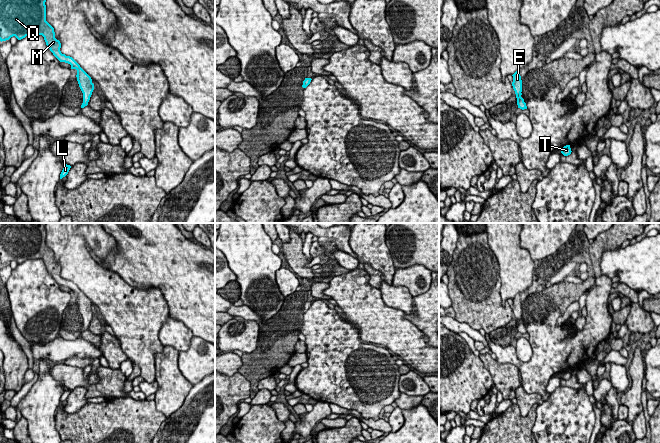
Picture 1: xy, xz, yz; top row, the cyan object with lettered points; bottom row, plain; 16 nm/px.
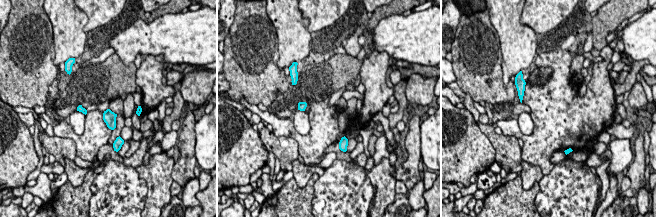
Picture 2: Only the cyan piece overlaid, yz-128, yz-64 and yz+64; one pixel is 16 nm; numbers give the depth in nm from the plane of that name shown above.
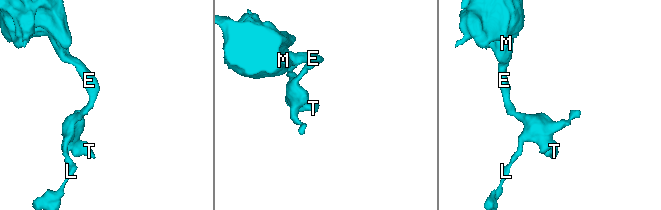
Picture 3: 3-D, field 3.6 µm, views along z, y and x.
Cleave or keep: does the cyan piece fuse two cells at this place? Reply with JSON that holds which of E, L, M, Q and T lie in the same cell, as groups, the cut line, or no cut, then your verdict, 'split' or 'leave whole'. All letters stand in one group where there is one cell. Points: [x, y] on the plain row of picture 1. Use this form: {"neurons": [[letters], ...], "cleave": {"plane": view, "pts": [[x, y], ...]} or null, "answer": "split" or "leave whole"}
{"neurons": [["E", "L", "M", "Q", "T"]], "cleave": null, "answer": "leave whole"}

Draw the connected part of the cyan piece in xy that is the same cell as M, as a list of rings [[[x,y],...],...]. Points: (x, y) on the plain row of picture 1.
[[[0,223],[0,265],[15,260],[21,264],[29,259],[42,259],[46,269],[60,285],[77,294],[77,305],[83,317],[81,332],[88,329],[94,308],[91,301],[70,280],[62,278],[61,267],[55,262],[54,252],[46,245],[47,223]]]

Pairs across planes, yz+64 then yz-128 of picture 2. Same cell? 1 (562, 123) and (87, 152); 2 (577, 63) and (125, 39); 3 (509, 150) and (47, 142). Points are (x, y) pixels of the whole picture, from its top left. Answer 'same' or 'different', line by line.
1: same
2: different
3: same

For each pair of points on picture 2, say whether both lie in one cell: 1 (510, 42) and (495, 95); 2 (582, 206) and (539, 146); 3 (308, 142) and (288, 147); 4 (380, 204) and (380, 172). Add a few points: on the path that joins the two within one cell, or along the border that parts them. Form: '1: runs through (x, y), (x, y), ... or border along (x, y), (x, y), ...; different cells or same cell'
1: border along (500, 48), (502, 81), (505, 88); different cells
2: border along (555, 164), (544, 175); different cells
3: border along (275, 136), (292, 137), (297, 142), (299, 154); different cells
4: runs through (381, 196), (381, 180); same cell

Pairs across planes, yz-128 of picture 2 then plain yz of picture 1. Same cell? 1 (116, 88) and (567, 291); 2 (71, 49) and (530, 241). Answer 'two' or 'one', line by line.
1: one
2: two

